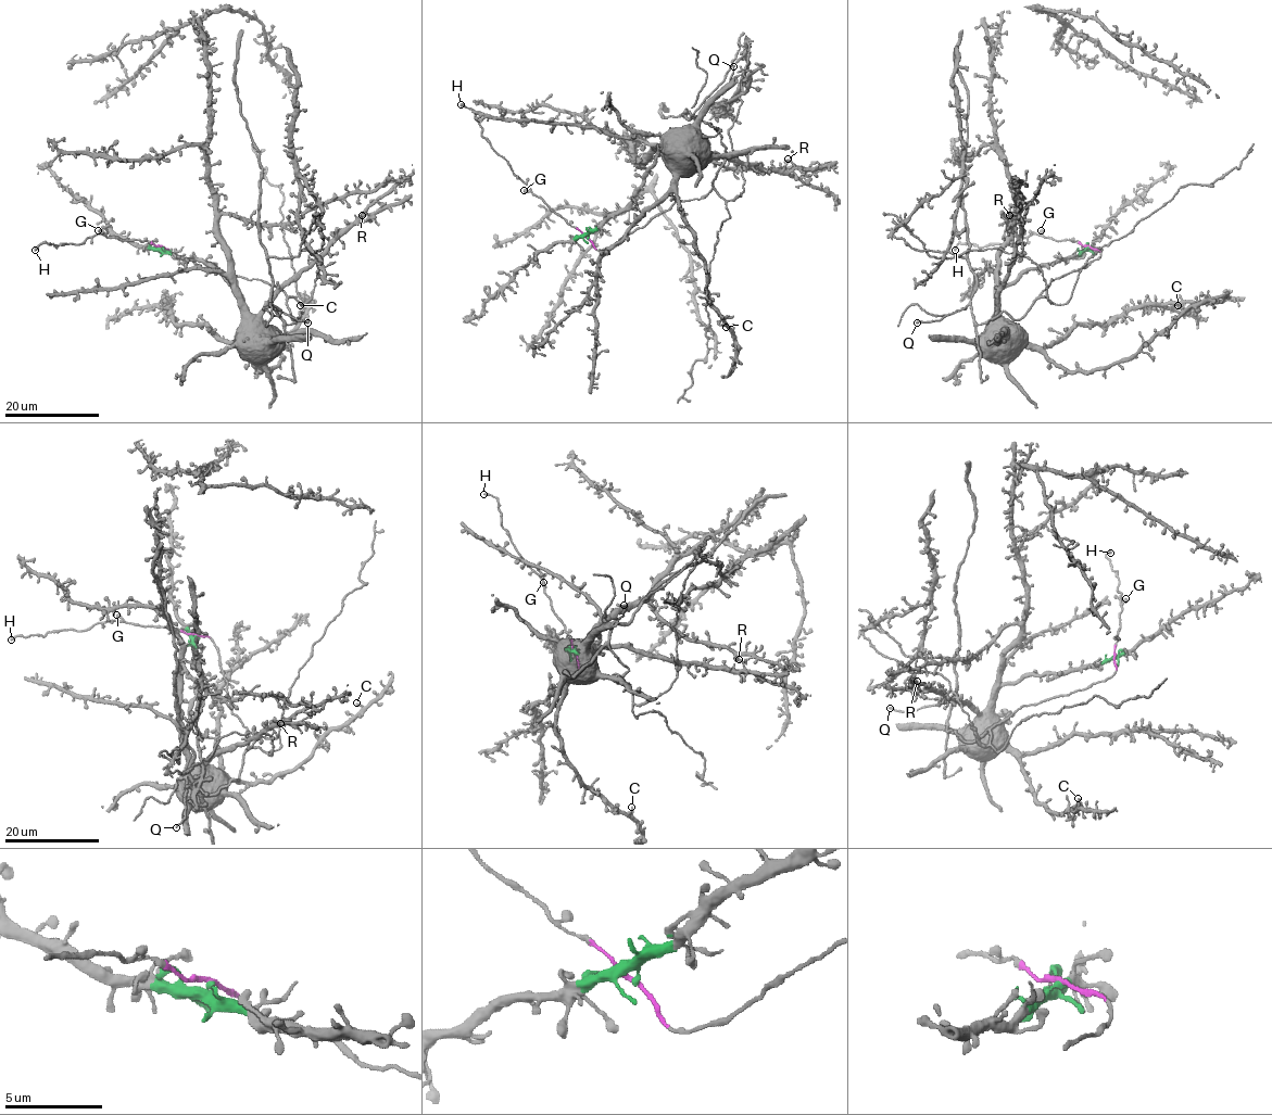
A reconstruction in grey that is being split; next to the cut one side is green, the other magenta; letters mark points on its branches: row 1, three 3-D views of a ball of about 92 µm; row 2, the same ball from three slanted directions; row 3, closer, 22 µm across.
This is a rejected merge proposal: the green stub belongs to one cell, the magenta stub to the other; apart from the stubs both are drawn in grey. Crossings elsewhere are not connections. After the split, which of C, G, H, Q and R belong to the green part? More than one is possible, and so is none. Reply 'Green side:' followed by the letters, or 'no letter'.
Green side: C, R

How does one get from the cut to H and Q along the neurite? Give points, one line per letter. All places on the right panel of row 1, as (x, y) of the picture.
H: (1088, 246), (1077, 240), (1053, 240), (1030, 235), (1011, 244), (978, 248), (959, 242), (956, 250)
Q: (1088, 246), (1099, 257), (1052, 279), (1017, 319), (1002, 312), (978, 325), (967, 304), (917, 324)

